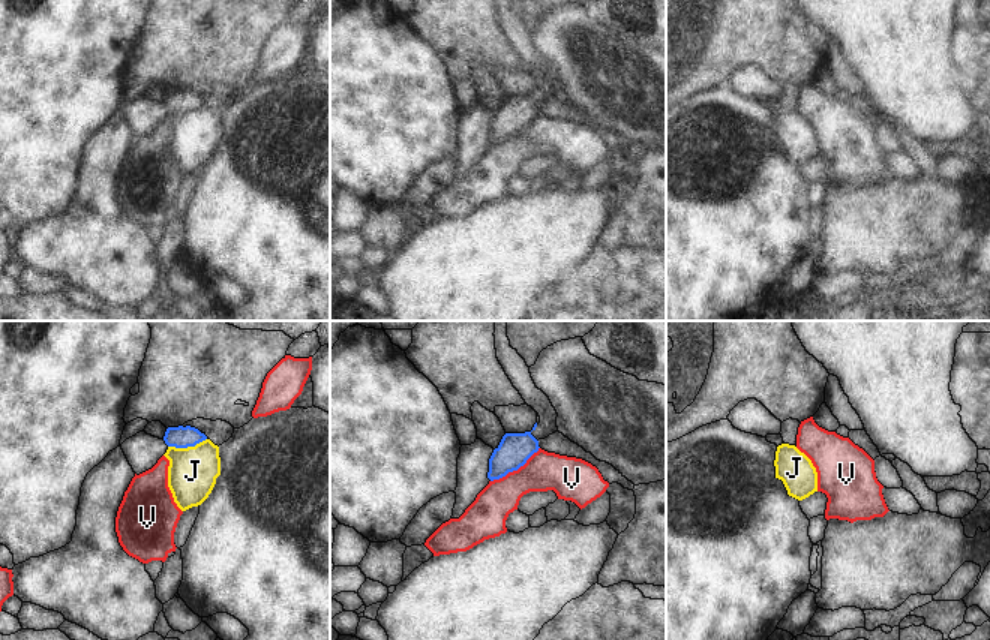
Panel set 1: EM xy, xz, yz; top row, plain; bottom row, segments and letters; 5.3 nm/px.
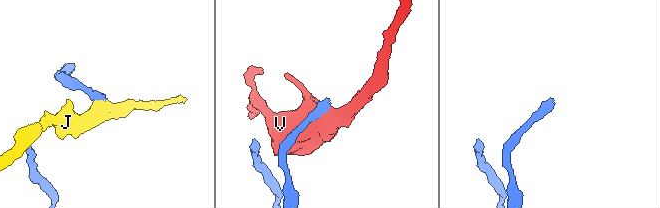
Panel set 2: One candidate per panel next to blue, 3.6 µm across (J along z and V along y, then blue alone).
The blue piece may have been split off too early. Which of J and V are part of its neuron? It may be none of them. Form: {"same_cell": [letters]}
{"same_cell": []}

